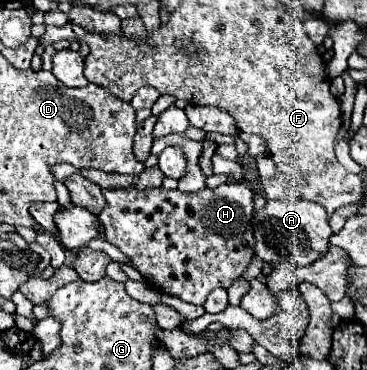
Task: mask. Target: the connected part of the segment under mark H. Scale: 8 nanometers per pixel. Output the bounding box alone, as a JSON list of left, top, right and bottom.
[98,183,254,305]

